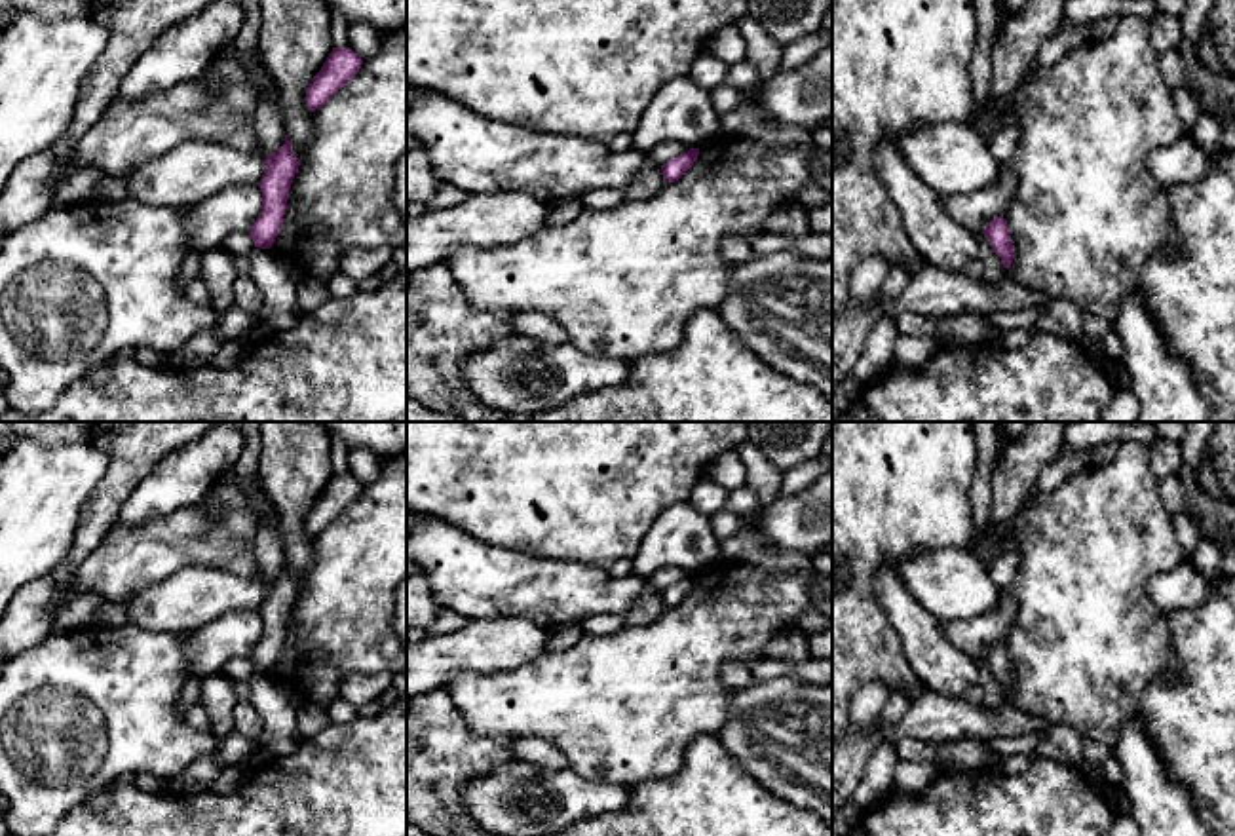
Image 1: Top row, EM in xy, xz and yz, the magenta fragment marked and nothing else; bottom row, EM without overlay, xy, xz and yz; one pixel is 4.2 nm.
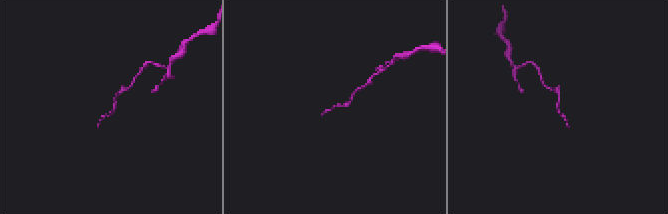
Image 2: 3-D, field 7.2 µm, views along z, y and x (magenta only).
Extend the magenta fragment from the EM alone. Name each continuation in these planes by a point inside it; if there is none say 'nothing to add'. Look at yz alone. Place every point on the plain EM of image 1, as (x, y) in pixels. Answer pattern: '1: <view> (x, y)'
nothing to add

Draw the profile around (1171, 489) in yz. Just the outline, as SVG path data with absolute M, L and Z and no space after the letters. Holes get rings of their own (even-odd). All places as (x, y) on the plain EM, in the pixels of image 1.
M1178 475L1165 477L1157 483L1165 509L1172 515L1186 511L1188 492Z

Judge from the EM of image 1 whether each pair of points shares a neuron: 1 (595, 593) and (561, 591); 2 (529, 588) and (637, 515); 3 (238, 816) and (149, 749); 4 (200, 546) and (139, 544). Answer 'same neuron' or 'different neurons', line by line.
1: same neuron
2: different neurons
3: different neurons
4: same neuron

